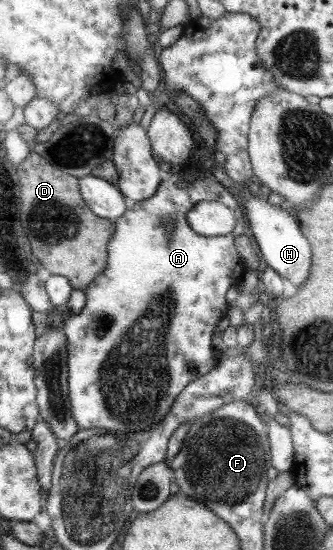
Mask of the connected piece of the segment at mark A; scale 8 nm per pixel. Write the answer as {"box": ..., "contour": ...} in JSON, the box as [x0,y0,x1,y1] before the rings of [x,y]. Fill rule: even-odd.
{"box":[62,174,246,432],"contour":[[[169,174],[163,180],[157,195],[152,196],[148,200],[129,203],[128,211],[121,219],[117,219],[114,223],[116,224],[116,231],[108,245],[108,266],[101,275],[83,290],[87,298],[85,308],[79,314],[72,315],[66,320],[62,329],[66,333],[66,340],[68,341],[66,360],[69,370],[69,398],[72,406],[72,416],[74,416],[74,420],[76,420],[76,424],[78,424],[80,429],[102,428],[110,430],[110,432],[142,432],[152,430],[154,426],[158,426],[165,419],[165,416],[169,414],[170,408],[173,406],[177,396],[193,380],[212,371],[218,362],[216,360],[216,352],[212,348],[212,334],[214,334],[216,324],[228,312],[228,304],[226,304],[228,288],[232,288],[235,285],[238,286],[245,274],[242,260],[240,260],[240,256],[238,256],[238,252],[234,248],[234,238],[246,232],[246,220],[244,220],[240,204],[232,198],[232,194],[222,184],[218,184],[214,180],[208,180],[208,178],[191,178],[191,182],[187,184],[187,182],[181,182],[175,174]],[[203,201],[223,203],[234,214],[236,225],[234,225],[231,234],[212,238],[199,236],[193,232],[190,224],[188,224],[186,215],[198,202]]]}

